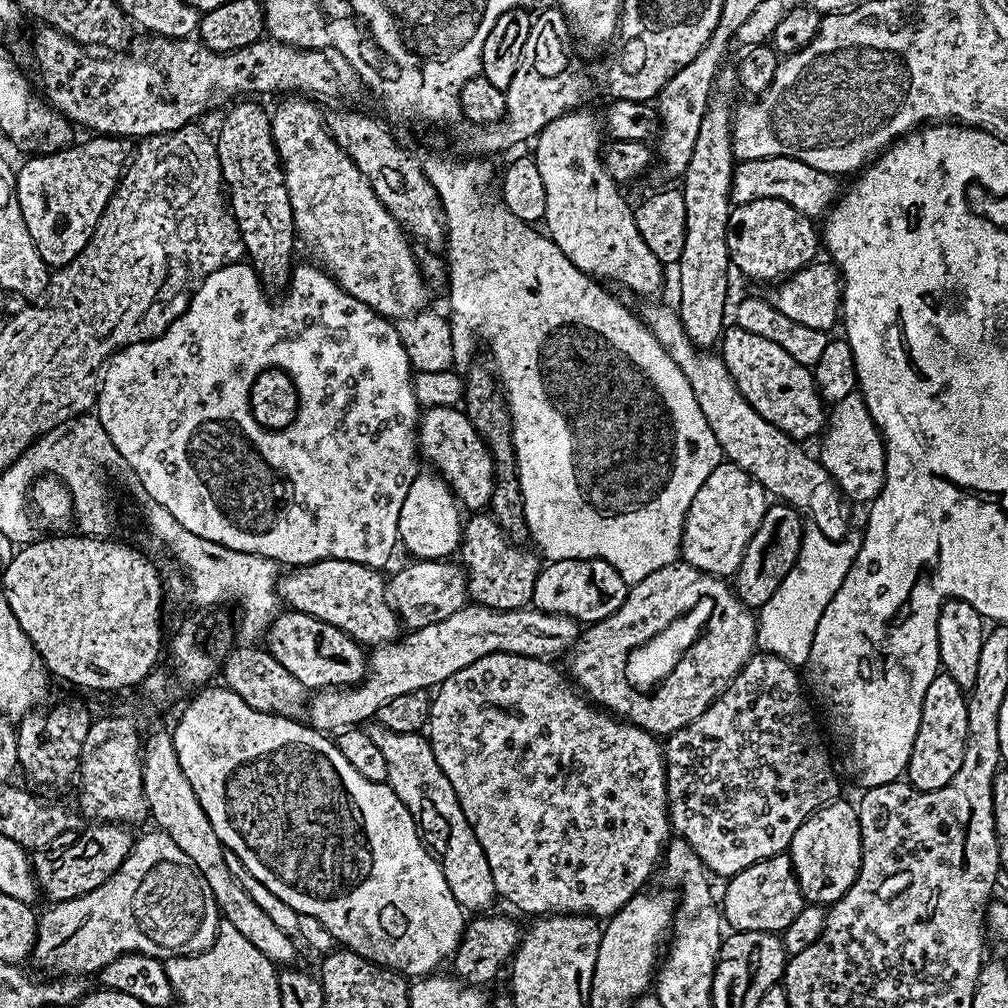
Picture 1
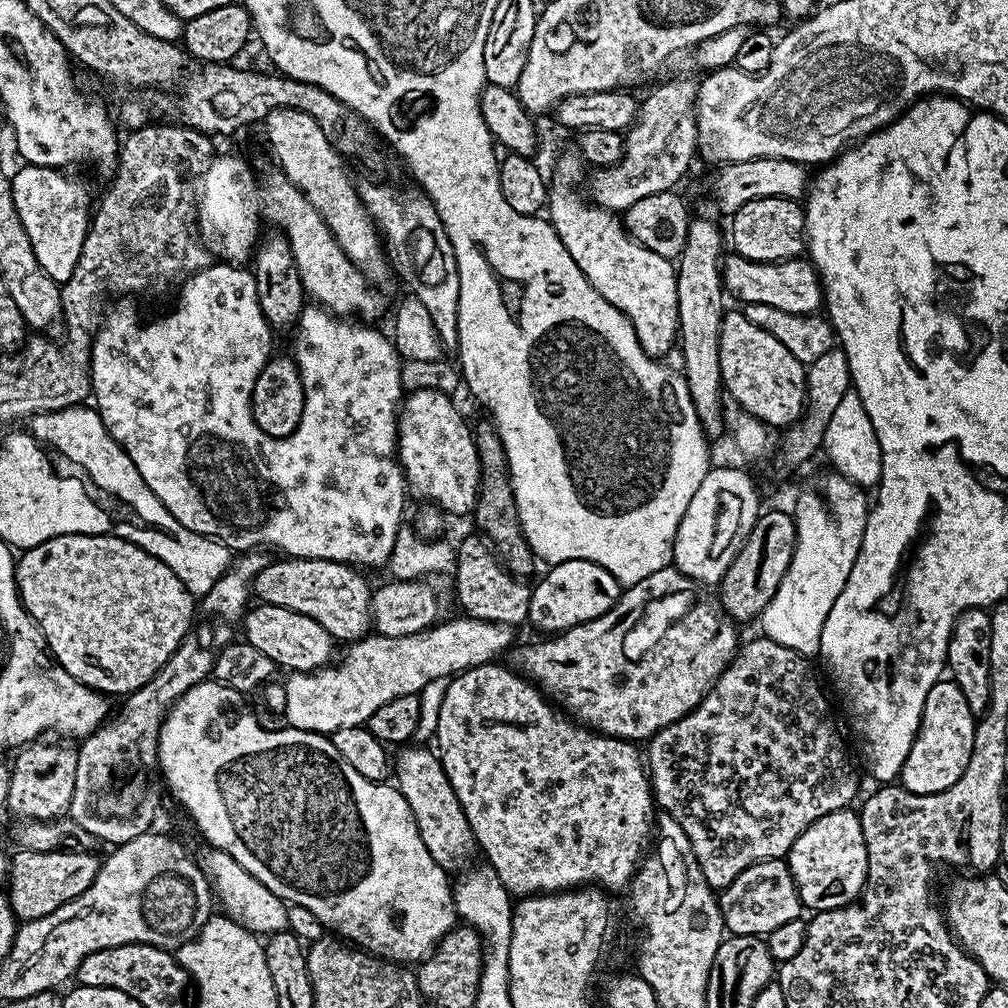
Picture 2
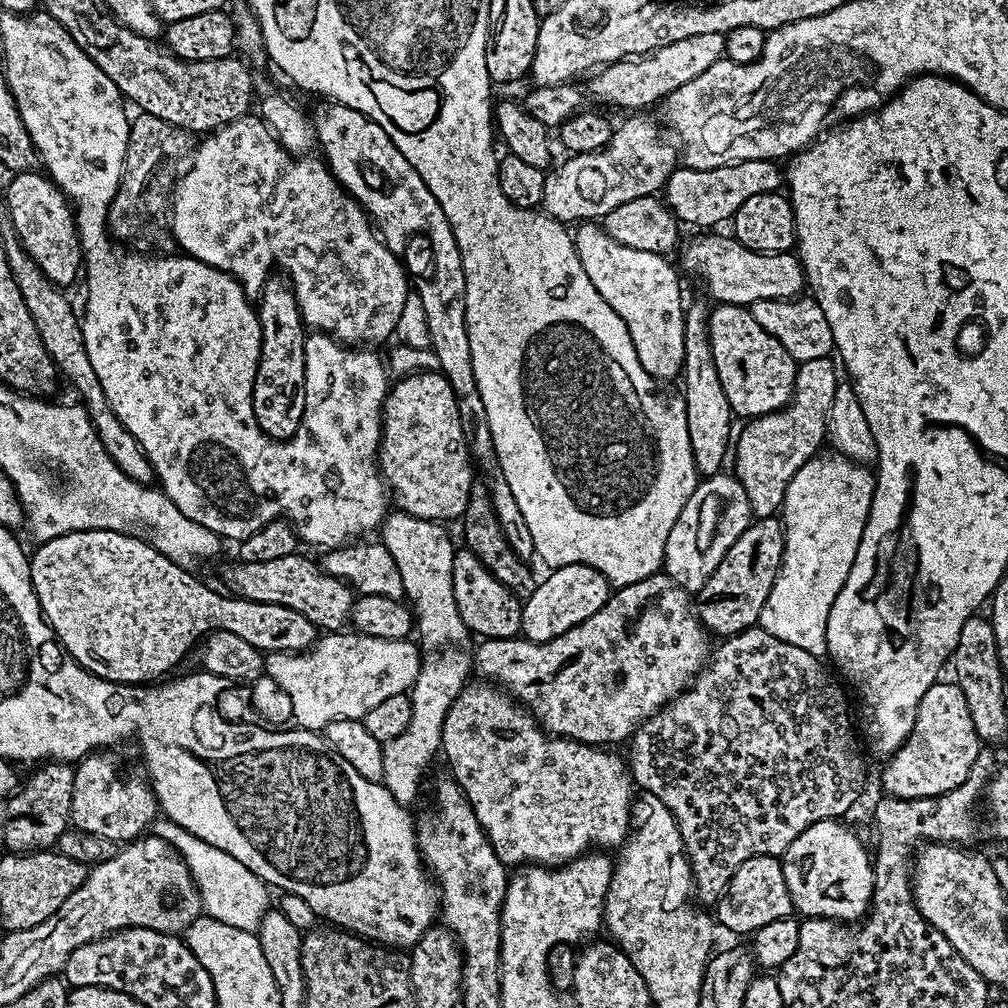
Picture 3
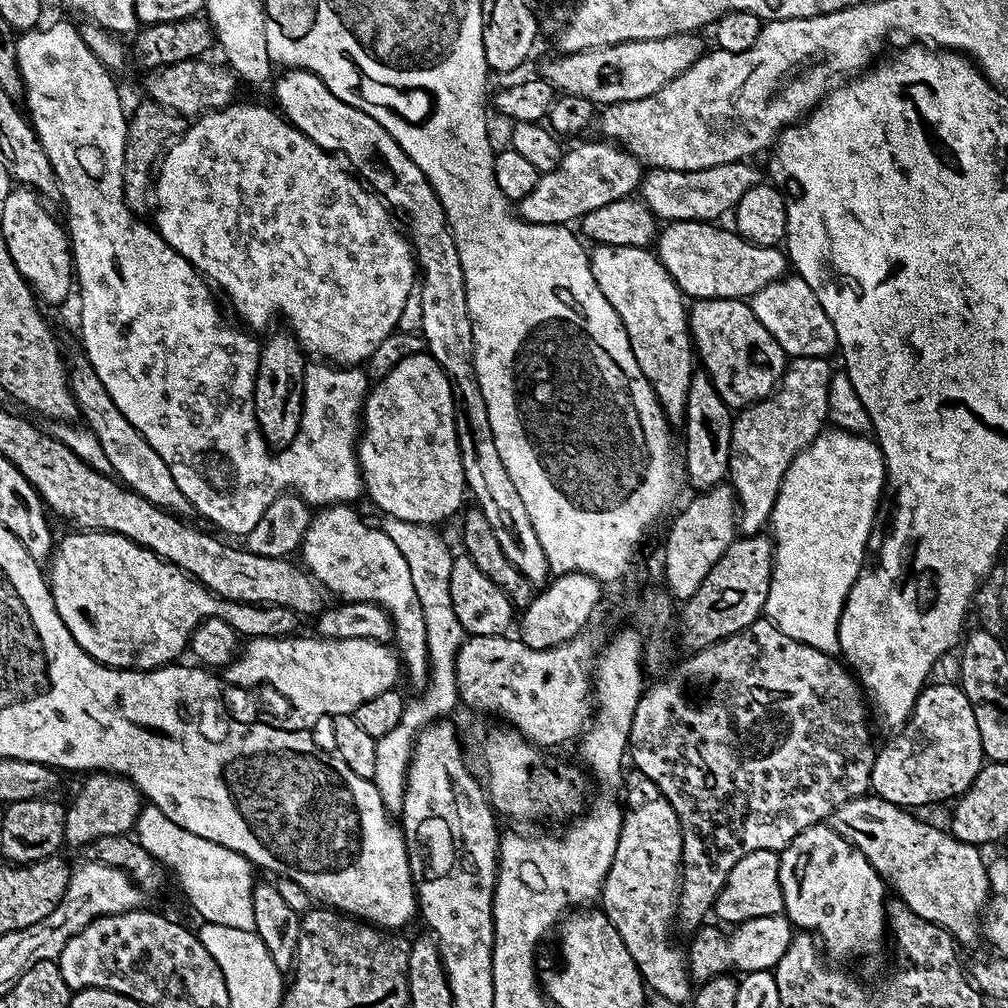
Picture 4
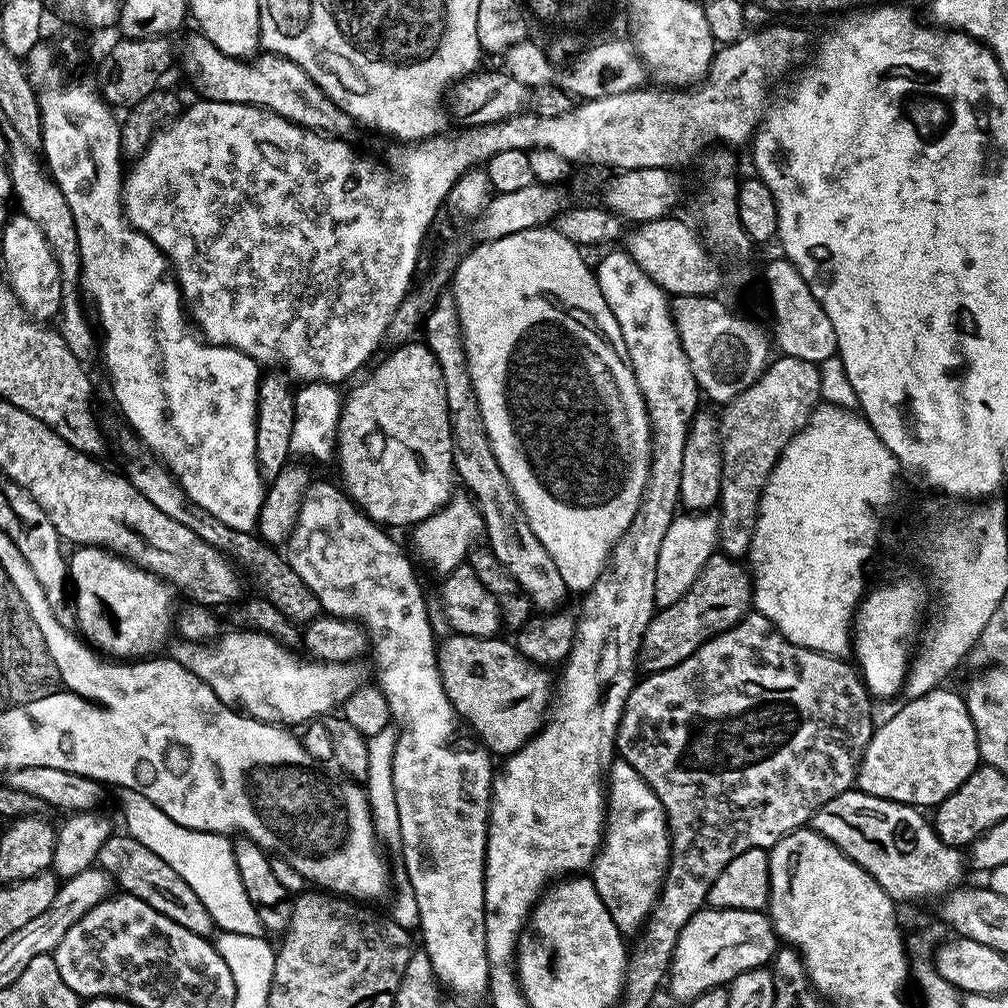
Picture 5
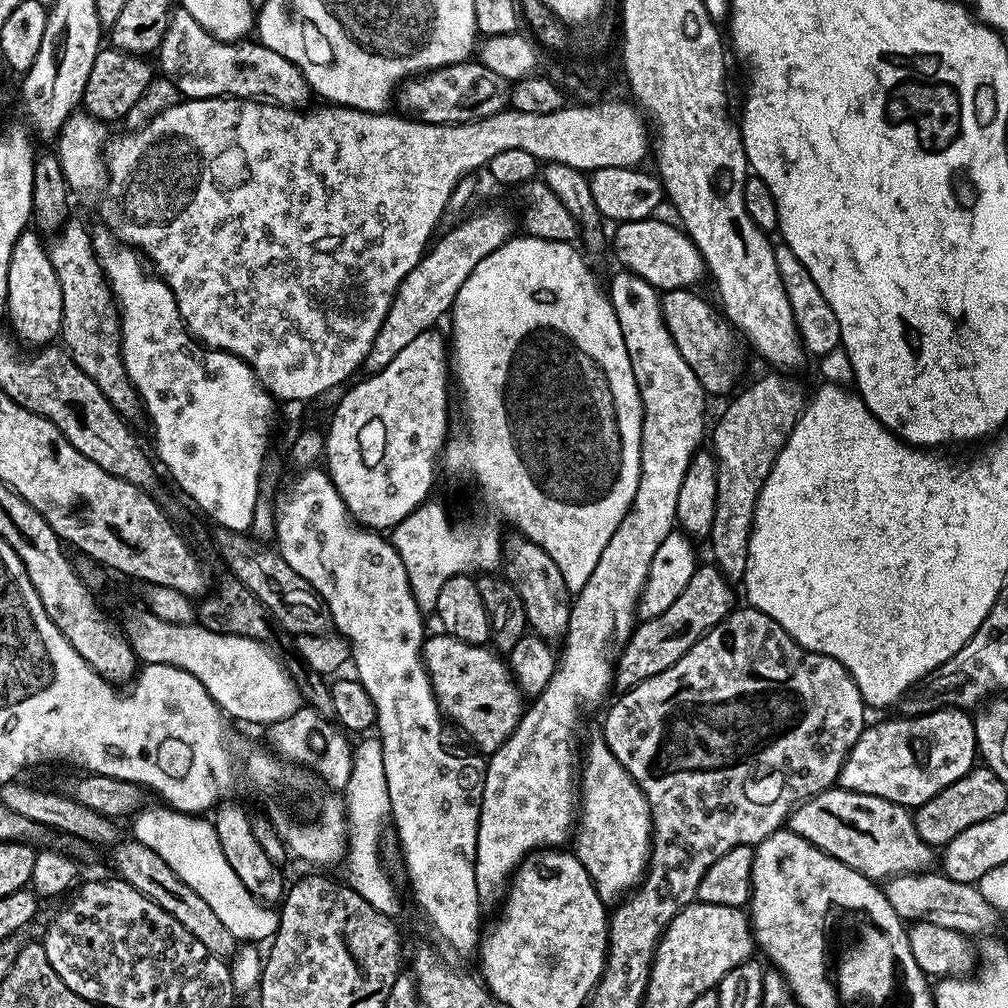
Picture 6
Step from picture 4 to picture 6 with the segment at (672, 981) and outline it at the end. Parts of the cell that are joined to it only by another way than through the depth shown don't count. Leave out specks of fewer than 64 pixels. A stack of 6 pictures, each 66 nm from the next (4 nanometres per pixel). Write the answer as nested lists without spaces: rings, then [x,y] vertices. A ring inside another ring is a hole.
[[[600,738],[590,741],[589,744],[587,741],[582,767],[578,772],[578,788],[582,795],[578,800],[578,827],[574,832],[574,851],[582,866],[586,866],[586,874],[590,874],[604,905],[615,906],[639,888],[640,881],[648,871],[648,860],[654,847],[652,808],[648,805],[648,799],[644,797],[642,789],[636,785],[636,779],[628,773],[626,766],[622,766],[622,762],[618,762],[618,758],[614,758],[610,746]]]

